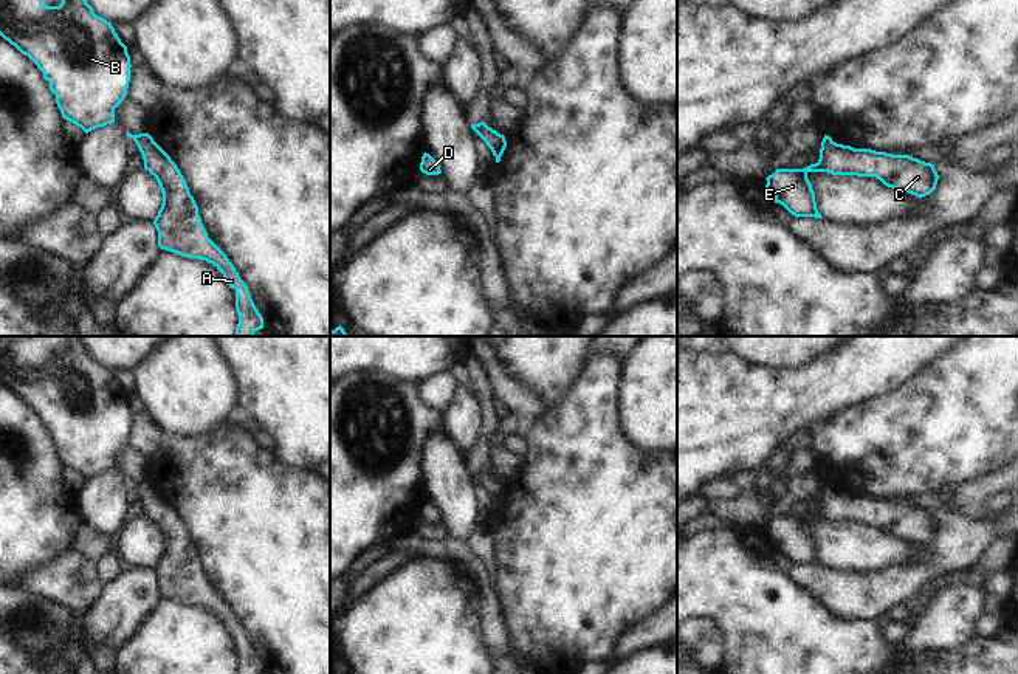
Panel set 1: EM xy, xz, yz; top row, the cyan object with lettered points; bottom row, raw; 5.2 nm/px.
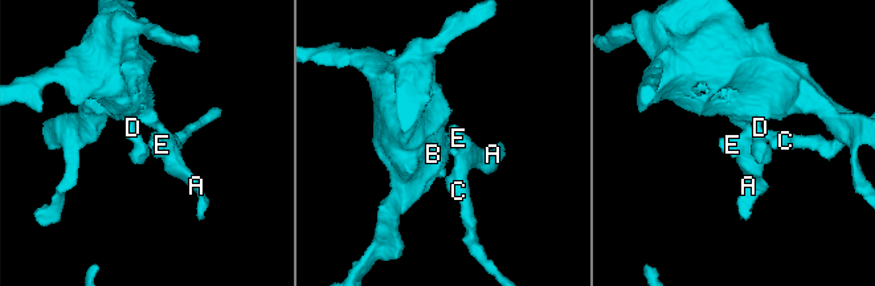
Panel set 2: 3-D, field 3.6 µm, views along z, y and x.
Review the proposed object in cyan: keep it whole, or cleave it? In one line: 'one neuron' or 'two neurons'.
one neuron

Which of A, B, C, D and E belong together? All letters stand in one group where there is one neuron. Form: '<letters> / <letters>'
A B C D E

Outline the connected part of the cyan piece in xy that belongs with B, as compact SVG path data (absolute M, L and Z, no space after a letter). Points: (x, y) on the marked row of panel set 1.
M0 0L0 36L43 73L64 119L85 133L115 122L115 108L124 101L130 82L130 56L112 23L96 15L87 0L62 0L59 6L46 6L42 0Z

